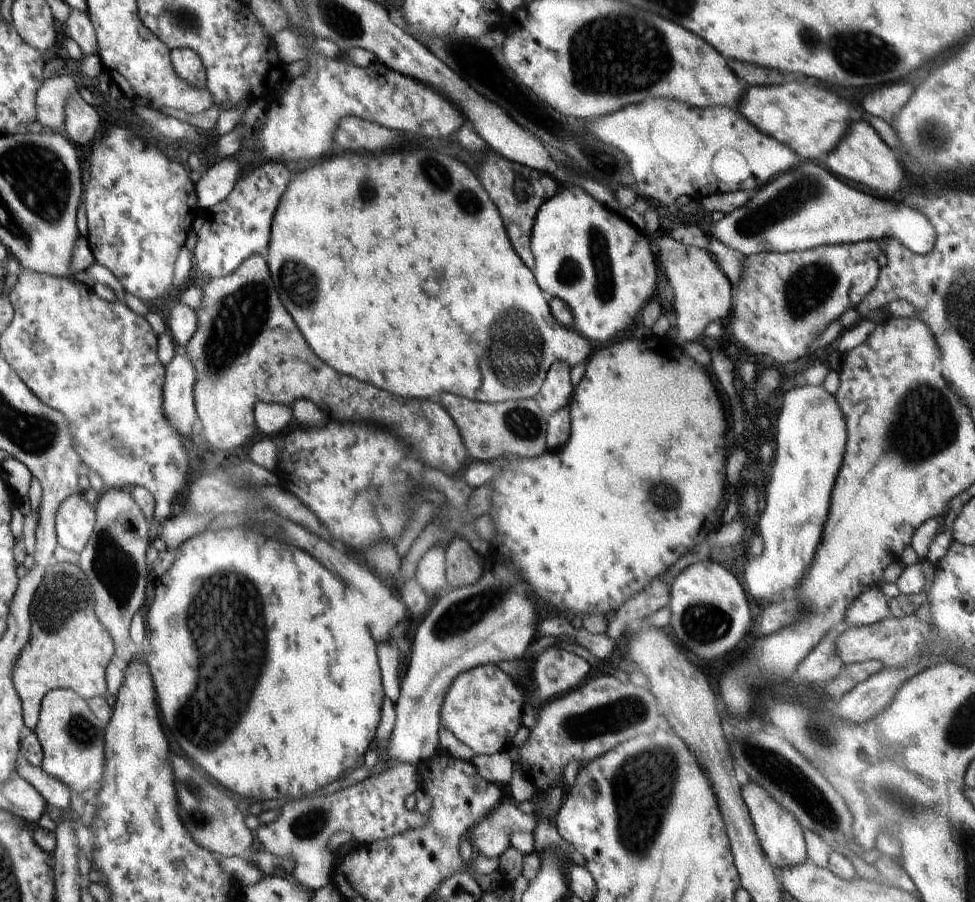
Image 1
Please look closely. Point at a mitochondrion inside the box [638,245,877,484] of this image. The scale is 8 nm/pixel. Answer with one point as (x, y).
(811, 284)

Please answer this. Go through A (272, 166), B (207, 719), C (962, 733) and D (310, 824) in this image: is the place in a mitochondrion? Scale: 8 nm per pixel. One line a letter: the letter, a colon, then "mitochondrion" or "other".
A: other
B: mitochondrion
C: mitochondrion
D: mitochondrion

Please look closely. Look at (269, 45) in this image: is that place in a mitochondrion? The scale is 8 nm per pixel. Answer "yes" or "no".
no

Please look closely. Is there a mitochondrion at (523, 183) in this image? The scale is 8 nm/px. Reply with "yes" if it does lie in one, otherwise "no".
yes

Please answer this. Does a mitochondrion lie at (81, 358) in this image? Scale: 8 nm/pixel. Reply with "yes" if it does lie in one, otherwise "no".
no

